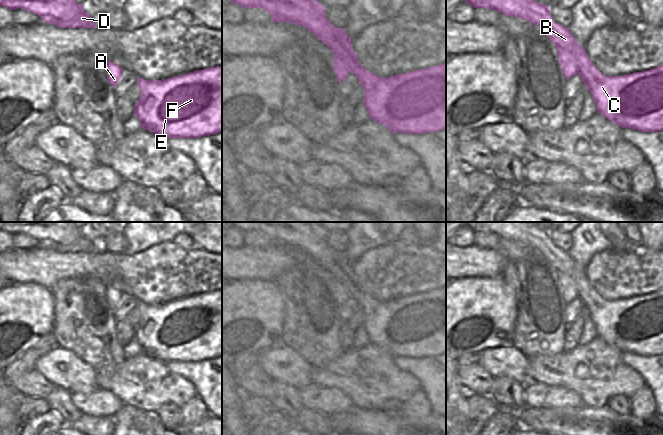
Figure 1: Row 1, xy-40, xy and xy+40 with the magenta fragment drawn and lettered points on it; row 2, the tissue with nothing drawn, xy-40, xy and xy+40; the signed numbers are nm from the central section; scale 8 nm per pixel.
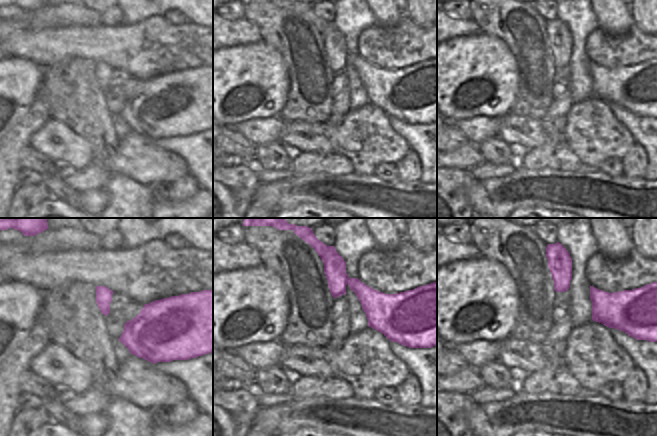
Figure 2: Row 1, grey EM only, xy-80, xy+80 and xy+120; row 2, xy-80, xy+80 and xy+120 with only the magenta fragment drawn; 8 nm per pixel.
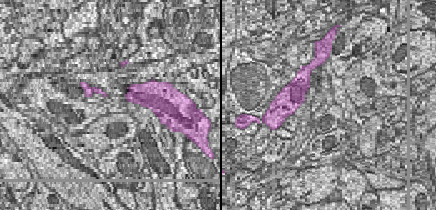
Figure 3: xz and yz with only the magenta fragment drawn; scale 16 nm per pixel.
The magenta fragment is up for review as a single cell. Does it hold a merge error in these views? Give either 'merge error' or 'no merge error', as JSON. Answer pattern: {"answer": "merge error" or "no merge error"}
{"answer": "no merge error"}

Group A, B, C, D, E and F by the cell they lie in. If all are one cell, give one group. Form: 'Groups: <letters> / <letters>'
Groups: A B C D E F

